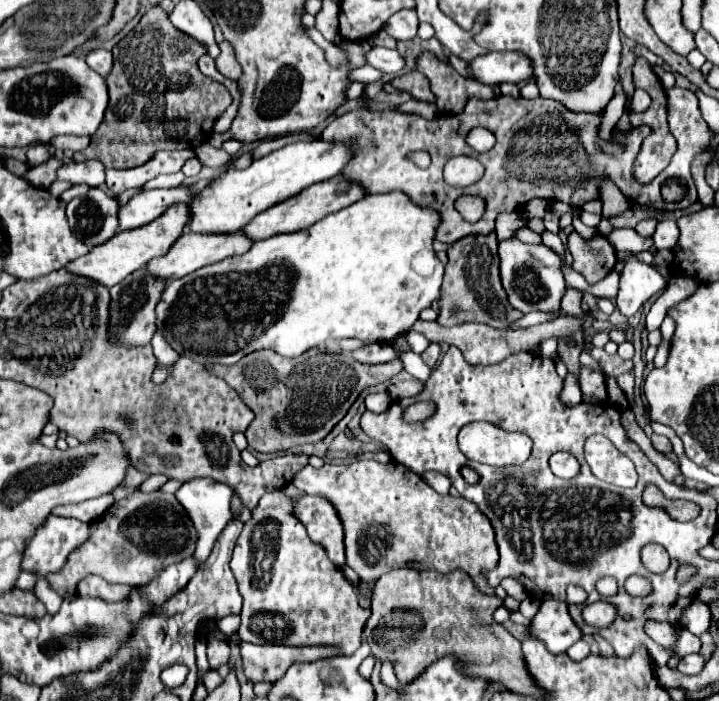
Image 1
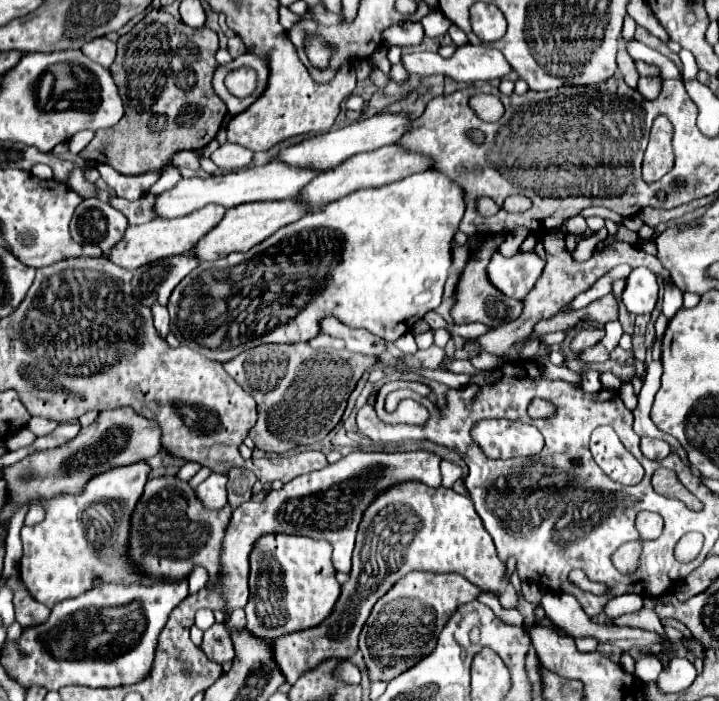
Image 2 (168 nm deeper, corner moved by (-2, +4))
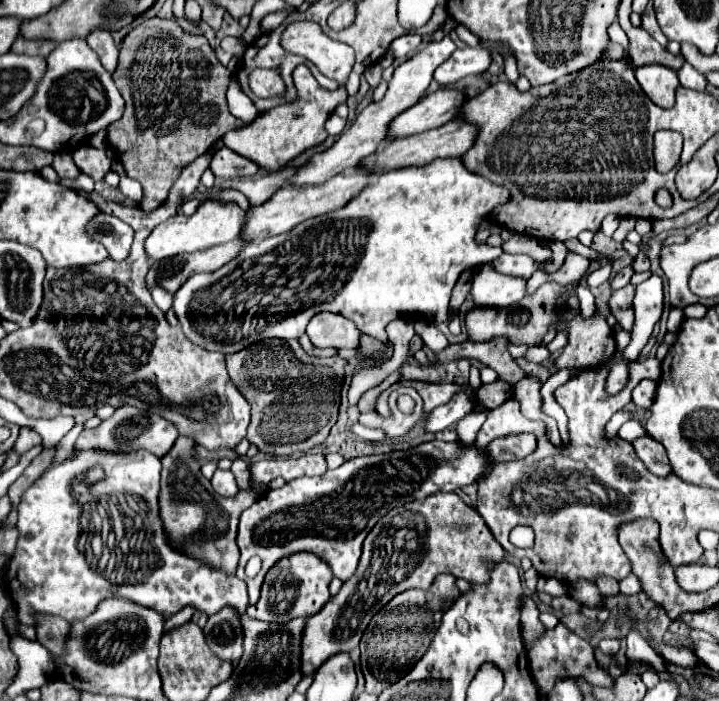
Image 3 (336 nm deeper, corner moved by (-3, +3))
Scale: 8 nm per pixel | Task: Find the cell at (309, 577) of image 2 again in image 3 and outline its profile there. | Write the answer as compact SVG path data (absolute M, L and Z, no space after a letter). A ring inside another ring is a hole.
M299 551L279 559L265 575L261 585L261 597L255 605L247 607L247 615L267 623L287 623L297 617L313 617L331 599L329 583L333 579L331 567L315 553Z

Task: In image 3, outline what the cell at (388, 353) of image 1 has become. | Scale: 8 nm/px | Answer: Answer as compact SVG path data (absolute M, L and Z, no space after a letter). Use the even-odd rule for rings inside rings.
M319 313L307 325L307 335L315 347L357 349L361 331L353 321L335 313Z

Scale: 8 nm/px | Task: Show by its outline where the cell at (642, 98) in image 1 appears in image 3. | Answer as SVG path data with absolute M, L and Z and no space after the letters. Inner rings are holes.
M645 65L637 67L635 77L647 97L664 109L669 109L675 103L675 87L679 85L677 73L663 65Z

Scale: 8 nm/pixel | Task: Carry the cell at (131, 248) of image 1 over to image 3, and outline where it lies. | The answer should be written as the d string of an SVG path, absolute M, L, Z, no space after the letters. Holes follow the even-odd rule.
M203 201L191 217L185 217L179 213L179 215L167 219L165 223L157 225L145 241L145 255L149 259L165 259L171 255L195 253L201 249L209 249L209 247L233 241L233 239L237 239L239 227L243 225L243 215L245 215L245 211L235 203Z

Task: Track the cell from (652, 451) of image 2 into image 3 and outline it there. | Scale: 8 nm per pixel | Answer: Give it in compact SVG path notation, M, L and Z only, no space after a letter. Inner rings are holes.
M645 435L645 437L635 439L633 447L635 447L639 459L645 463L647 471L651 471L653 475L659 475L659 477L665 477L665 475L671 473L667 451L659 441L655 441L649 435Z

